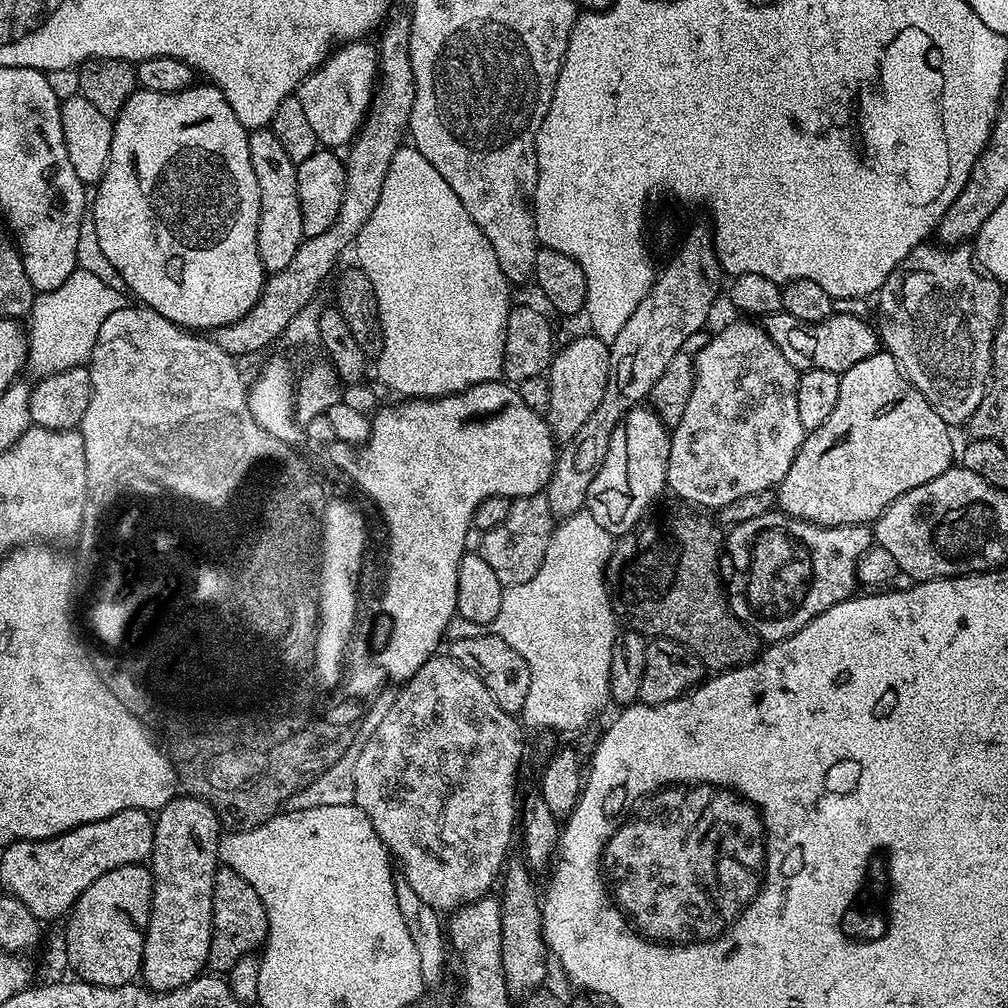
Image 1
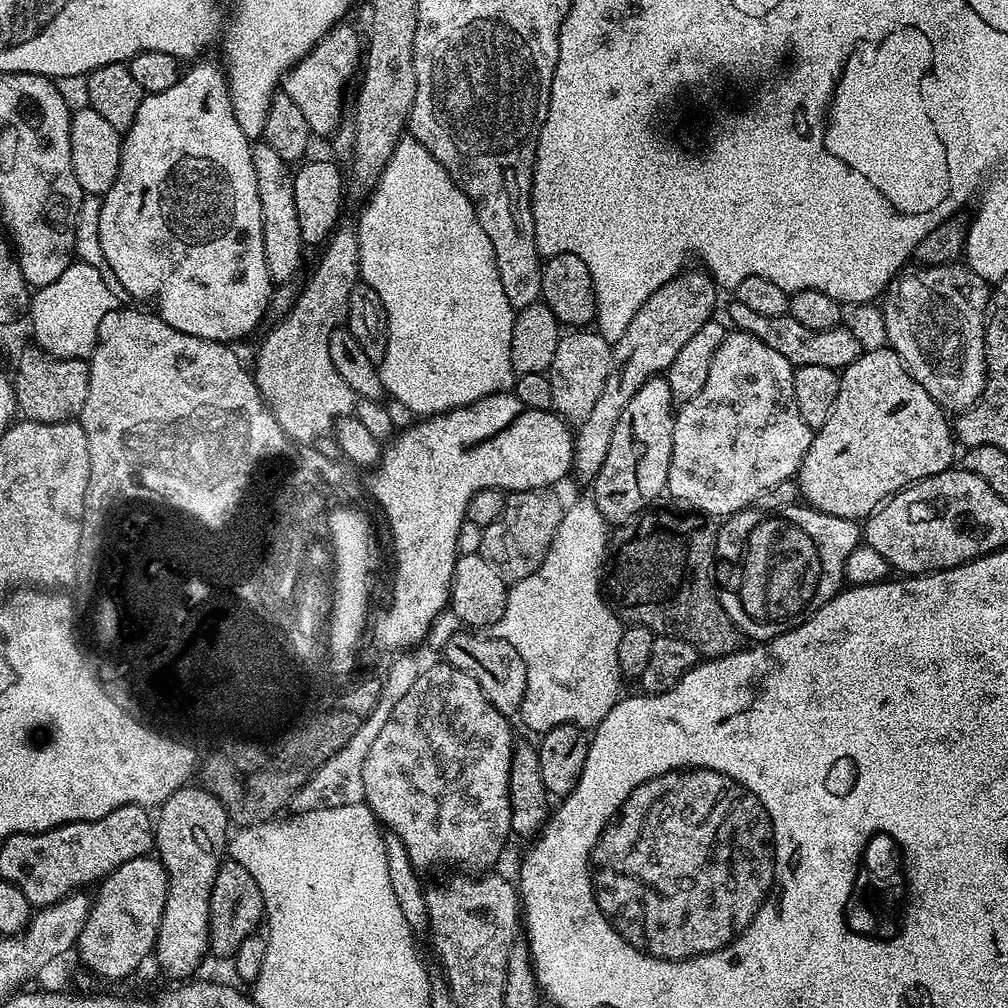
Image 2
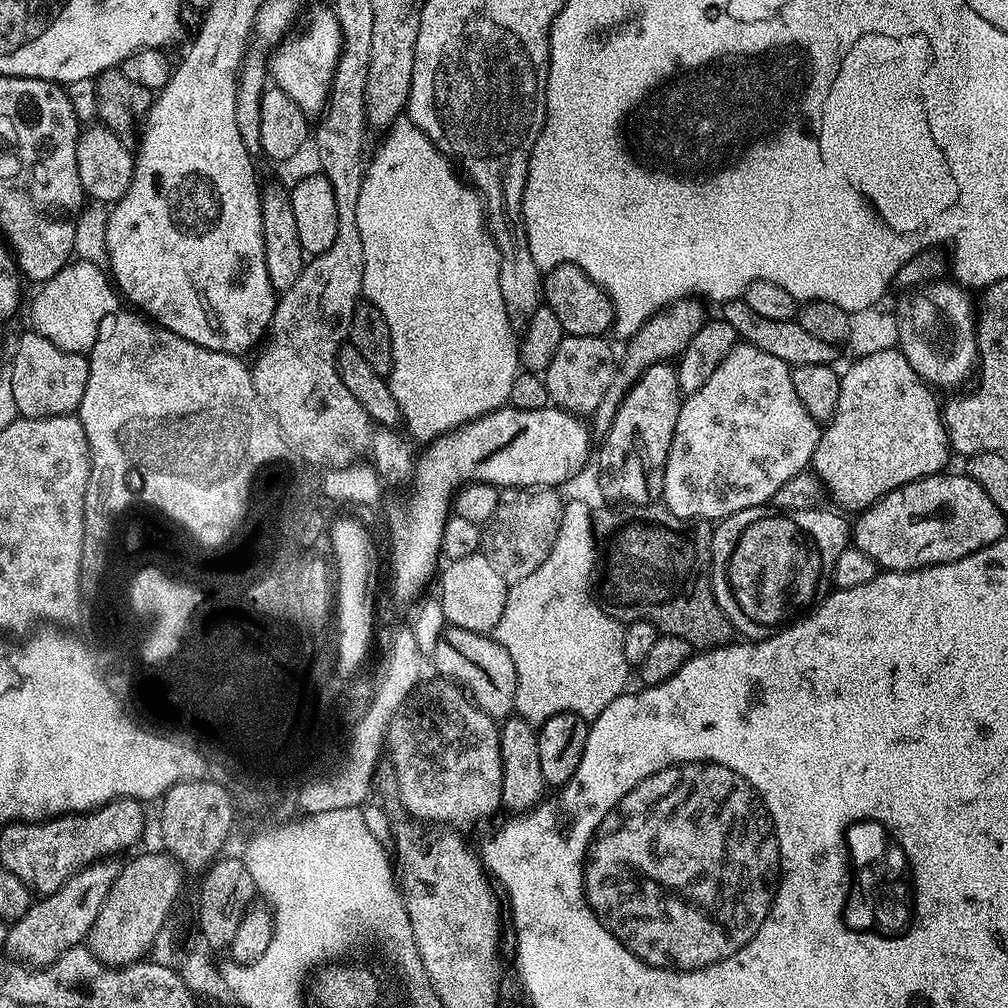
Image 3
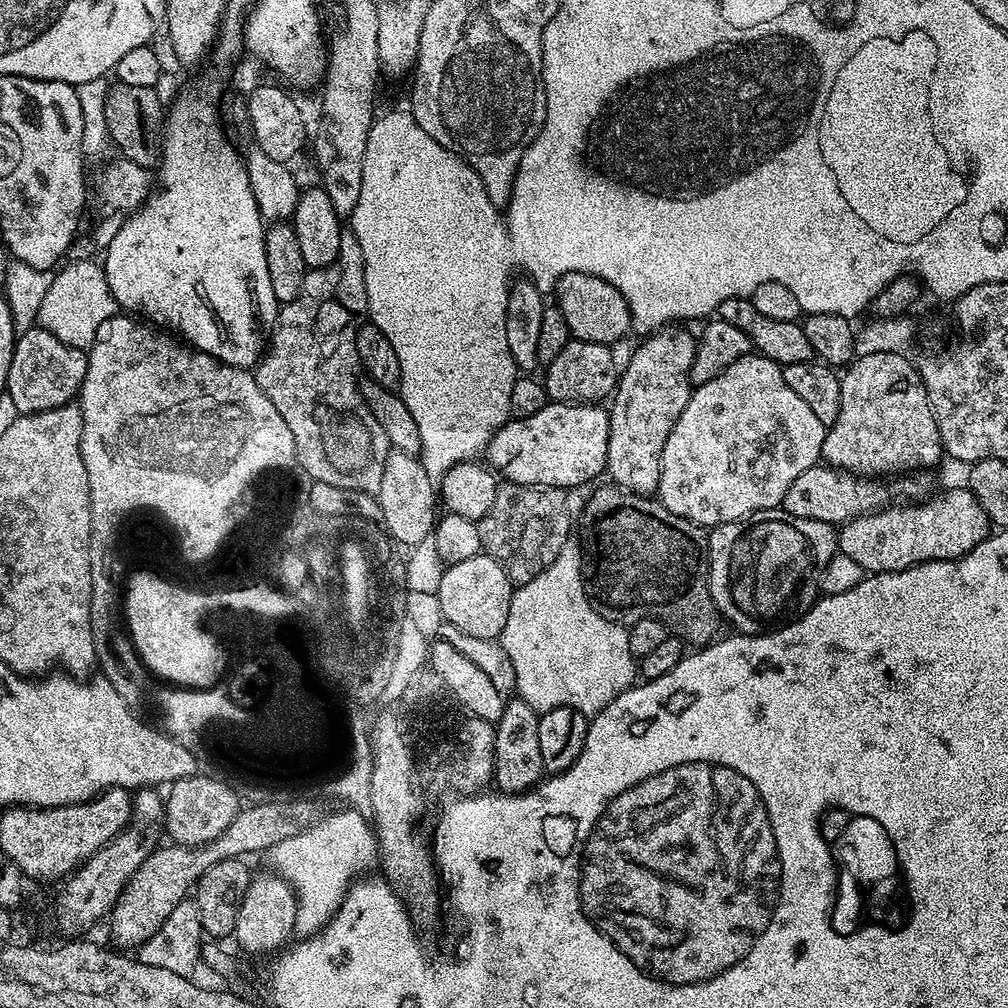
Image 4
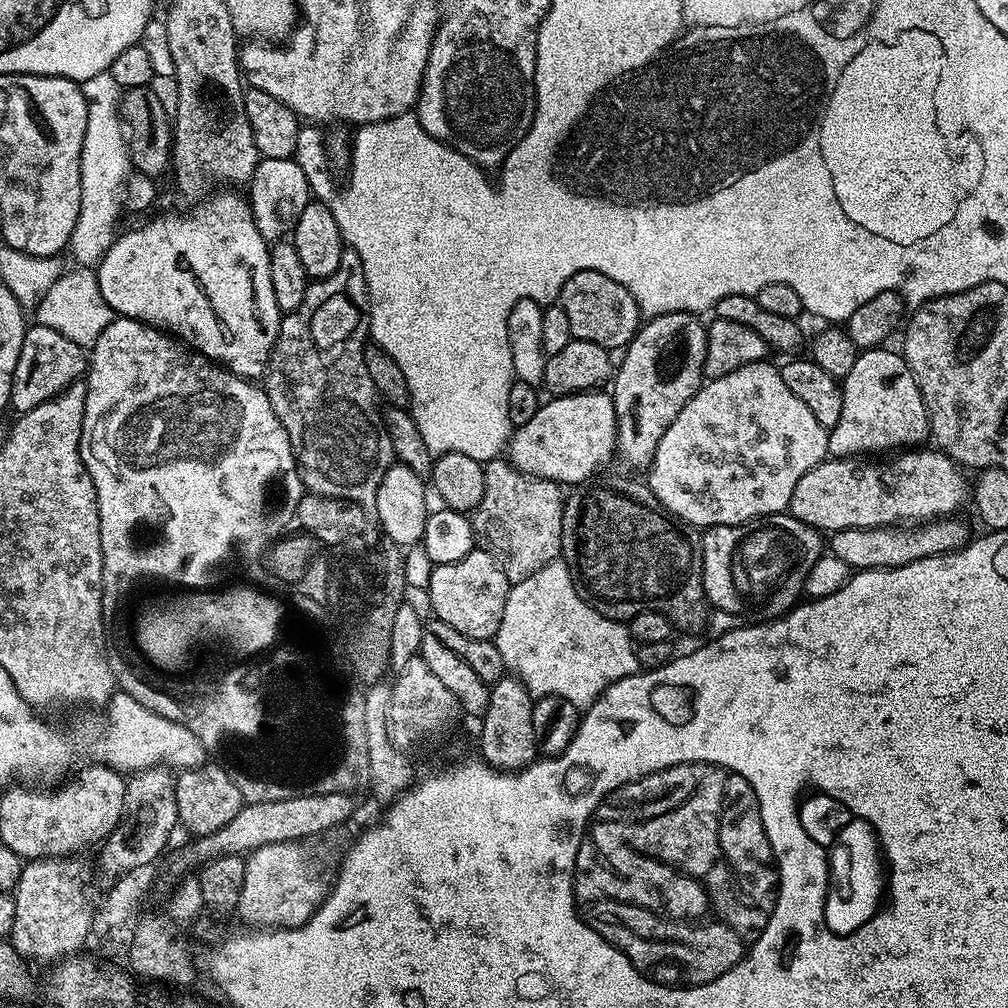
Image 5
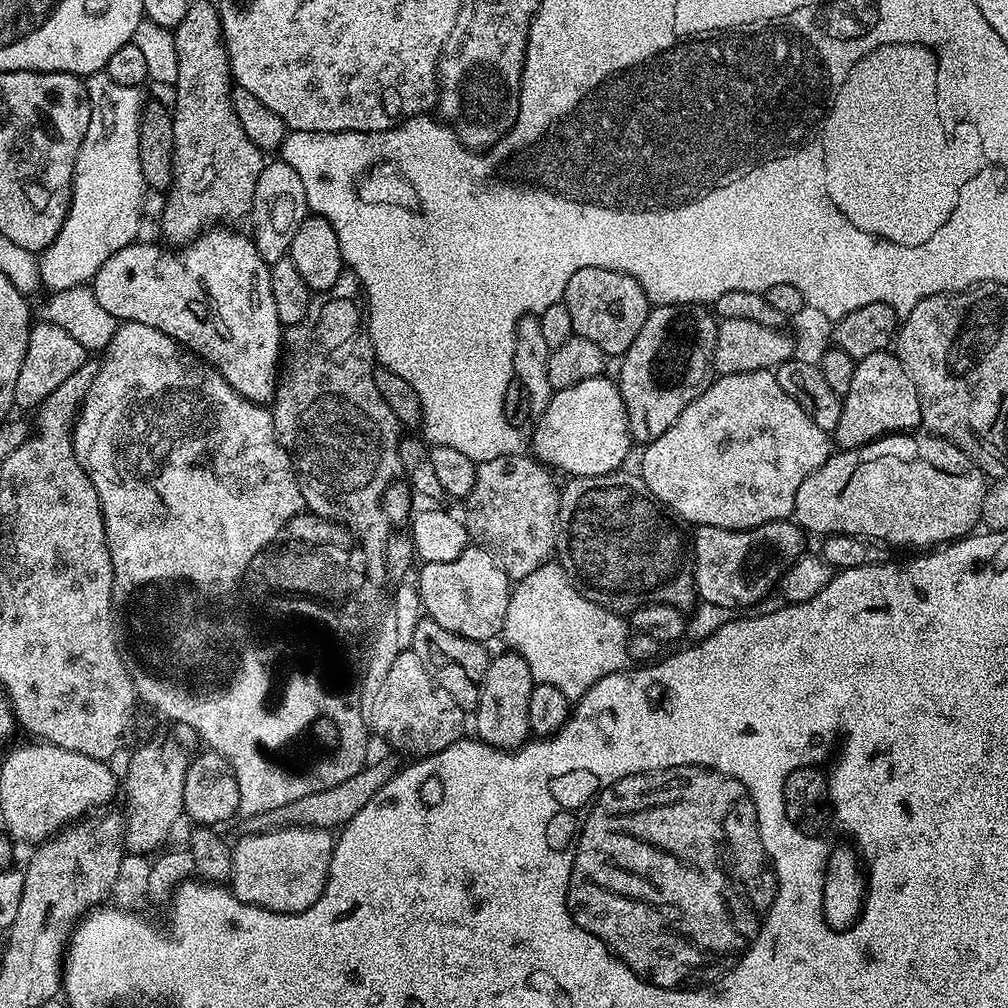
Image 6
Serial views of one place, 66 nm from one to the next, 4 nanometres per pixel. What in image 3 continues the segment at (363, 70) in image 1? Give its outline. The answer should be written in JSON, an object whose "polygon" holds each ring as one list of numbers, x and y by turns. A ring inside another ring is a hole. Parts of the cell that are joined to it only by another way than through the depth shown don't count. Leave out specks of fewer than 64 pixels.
{"polygon":[[331,7,316,8,309,14,304,29,293,40,283,40,279,41,281,44,277,46,276,53,266,60,267,75,275,87,298,102,305,116,315,117,323,113,328,103,328,91,342,50,342,30,338,26,338,18]]}

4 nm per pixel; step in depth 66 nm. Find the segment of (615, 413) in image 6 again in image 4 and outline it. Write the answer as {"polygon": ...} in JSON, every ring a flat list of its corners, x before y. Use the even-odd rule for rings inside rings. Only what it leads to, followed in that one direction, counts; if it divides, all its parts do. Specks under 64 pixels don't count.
{"polygon":[[549,402,538,414,509,418,501,428,492,435,486,449,487,463,493,469,504,468,503,479,513,484,541,484,551,488,573,490,579,484,595,478,608,466,608,439,610,422,608,412,599,403,595,404,561,404]]}

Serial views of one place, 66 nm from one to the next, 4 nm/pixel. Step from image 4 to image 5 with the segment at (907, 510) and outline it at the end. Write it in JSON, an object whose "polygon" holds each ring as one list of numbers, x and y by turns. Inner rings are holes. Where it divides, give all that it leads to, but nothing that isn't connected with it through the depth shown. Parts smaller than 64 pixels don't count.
{"polygon":[[945,518,915,526,889,526,886,528,847,528,831,533,828,548,831,555,842,558,849,570,869,568,897,568,918,558,941,556,943,552,956,552,965,547,970,533,960,518]]}

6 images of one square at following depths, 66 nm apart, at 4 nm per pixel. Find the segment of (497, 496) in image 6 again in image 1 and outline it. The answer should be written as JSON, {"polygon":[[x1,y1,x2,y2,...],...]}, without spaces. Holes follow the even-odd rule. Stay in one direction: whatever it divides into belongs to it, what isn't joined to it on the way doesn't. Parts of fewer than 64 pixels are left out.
{"polygon":[[544,492,515,497,510,506,510,514,506,514,506,522,483,533,479,554,486,558,494,574,498,574,498,582,505,586,530,582,530,578,538,574,542,558,546,558,546,546,550,546,553,527,554,517,548,510,548,497]]}

